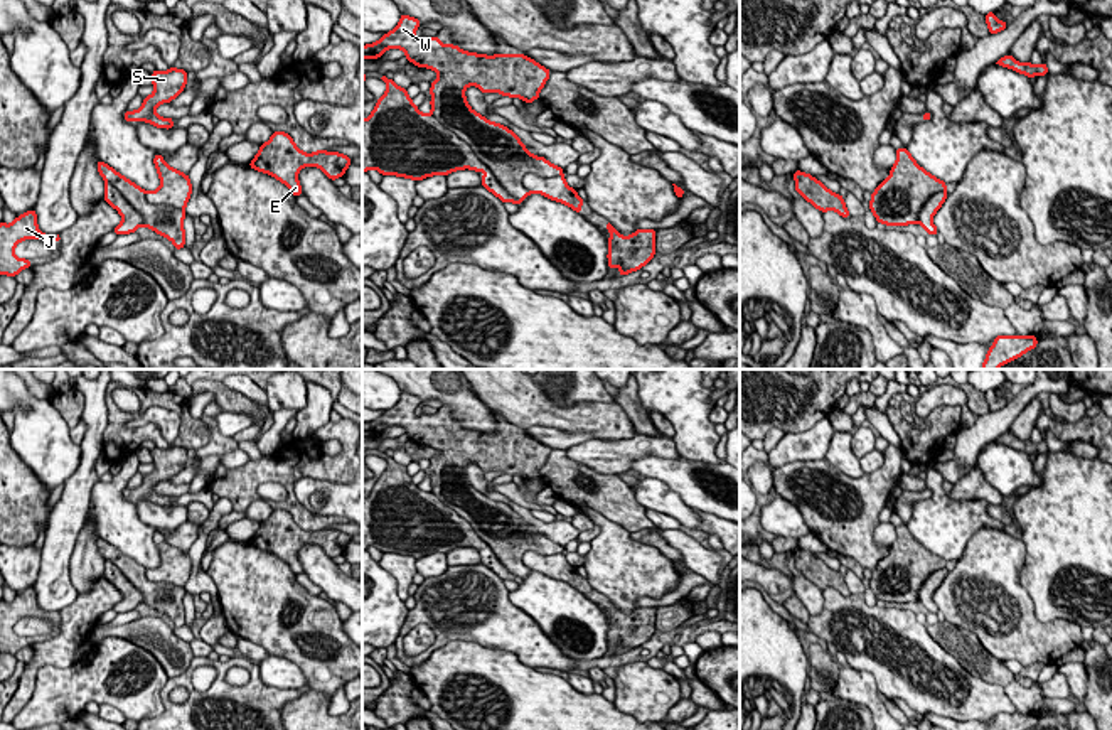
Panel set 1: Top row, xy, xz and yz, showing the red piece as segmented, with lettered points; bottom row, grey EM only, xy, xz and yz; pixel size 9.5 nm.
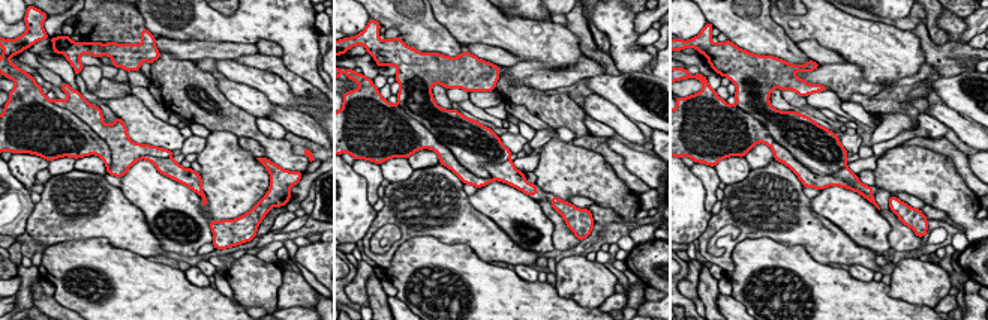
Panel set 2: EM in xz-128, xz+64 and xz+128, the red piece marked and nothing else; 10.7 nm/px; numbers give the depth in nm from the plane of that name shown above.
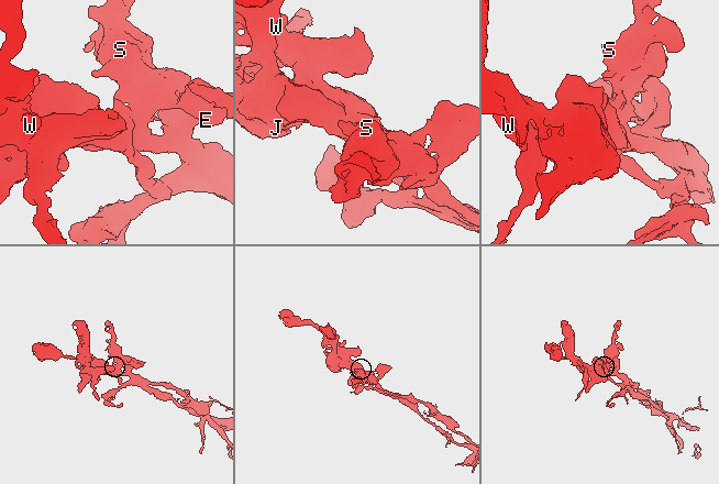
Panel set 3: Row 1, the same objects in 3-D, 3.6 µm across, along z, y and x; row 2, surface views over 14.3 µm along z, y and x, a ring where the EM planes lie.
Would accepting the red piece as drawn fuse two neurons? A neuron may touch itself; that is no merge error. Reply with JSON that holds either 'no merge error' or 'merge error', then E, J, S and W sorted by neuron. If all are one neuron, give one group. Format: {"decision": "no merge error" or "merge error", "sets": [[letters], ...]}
{"decision": "merge error", "sets": [["E", "S", "W"], ["J"]]}

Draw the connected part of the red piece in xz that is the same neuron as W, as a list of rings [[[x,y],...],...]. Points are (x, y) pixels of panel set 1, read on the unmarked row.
[[[401,391],[391,410],[362,423],[362,437],[403,427],[414,443],[436,448],[440,455],[430,465],[431,492],[472,524],[512,575],[526,577],[537,570],[581,592],[585,578],[566,561],[564,546],[532,533],[512,507],[473,489],[465,475],[465,465],[477,464],[484,472],[500,470],[532,480],[541,475],[551,448],[522,430],[485,433],[441,421],[440,415],[418,416],[418,405],[418,396]]]

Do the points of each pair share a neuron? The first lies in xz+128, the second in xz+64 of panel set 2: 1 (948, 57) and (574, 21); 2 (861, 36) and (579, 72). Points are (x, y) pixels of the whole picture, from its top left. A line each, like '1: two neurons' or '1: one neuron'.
1: one neuron
2: two neurons

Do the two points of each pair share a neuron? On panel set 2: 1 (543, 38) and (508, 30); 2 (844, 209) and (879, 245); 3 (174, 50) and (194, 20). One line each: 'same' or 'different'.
1: same
2: same
3: different

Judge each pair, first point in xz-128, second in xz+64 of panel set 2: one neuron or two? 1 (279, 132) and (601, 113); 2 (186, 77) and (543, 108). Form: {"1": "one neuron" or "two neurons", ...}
{"1": "two neurons", "2": "one neuron"}

